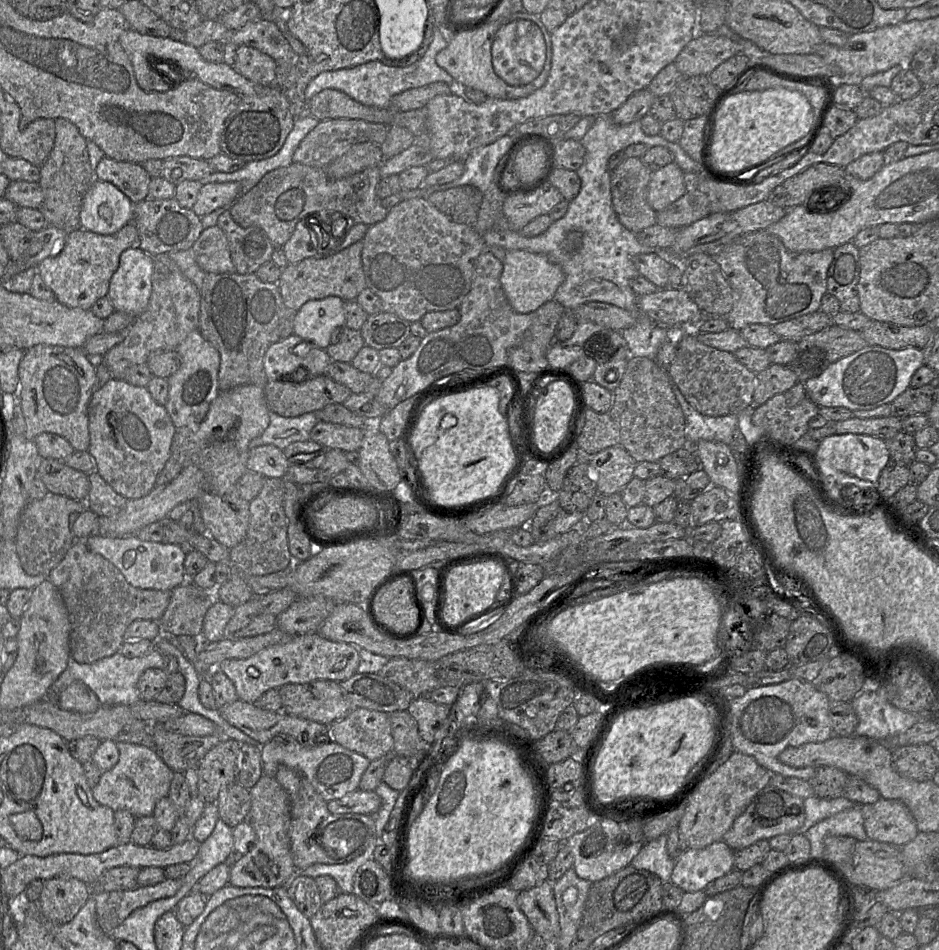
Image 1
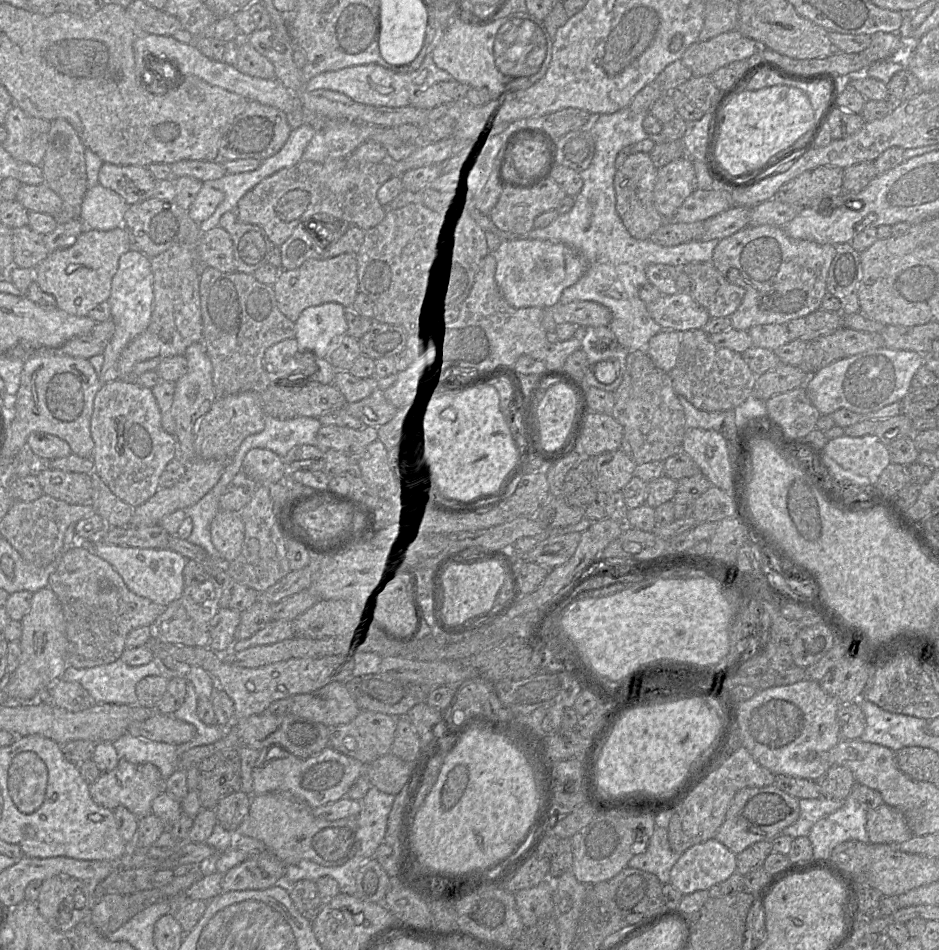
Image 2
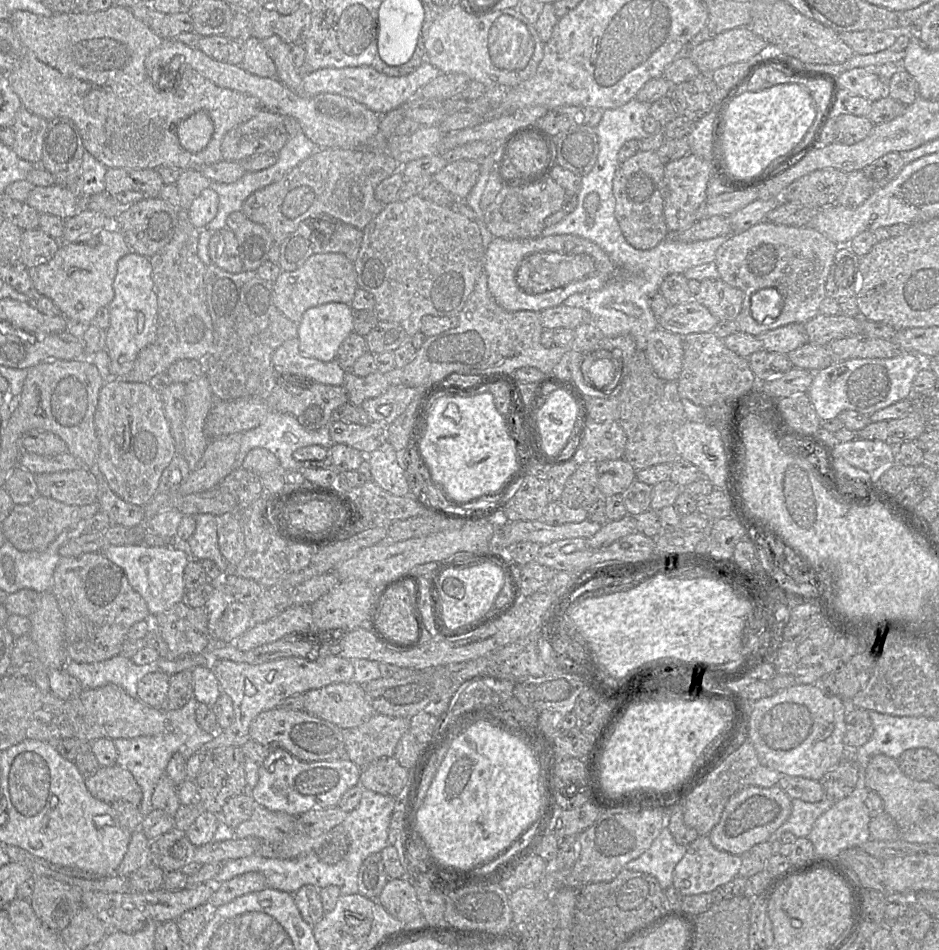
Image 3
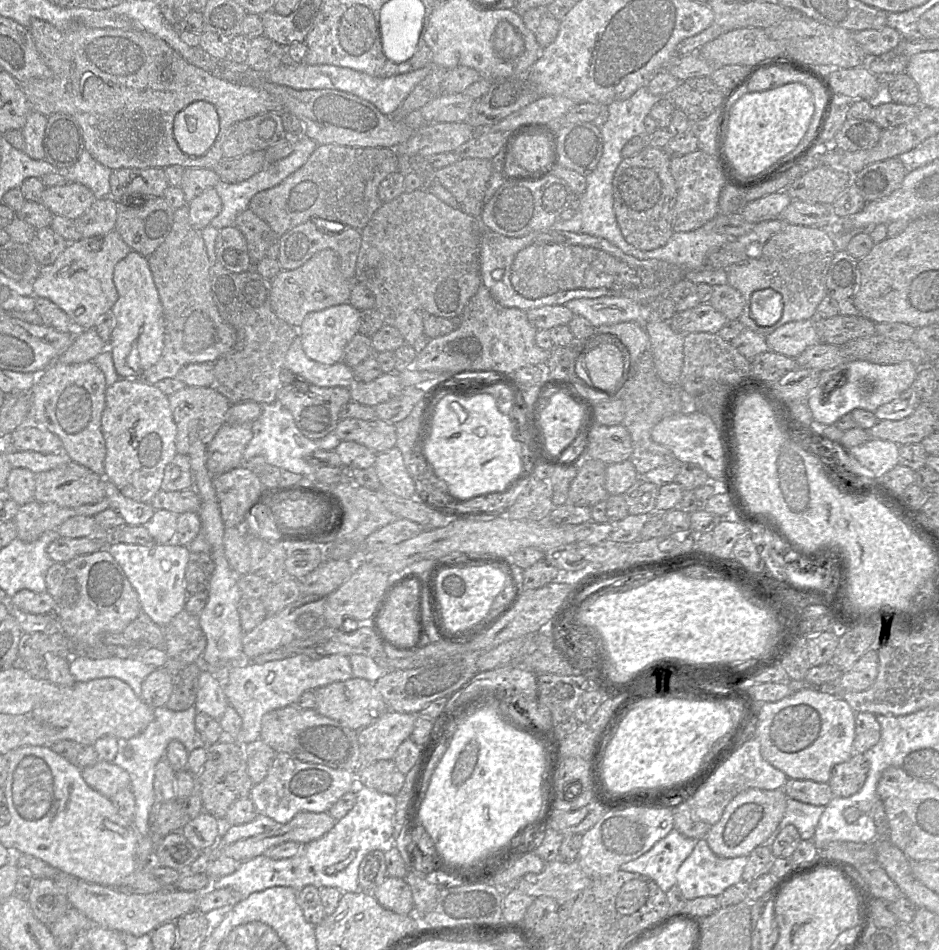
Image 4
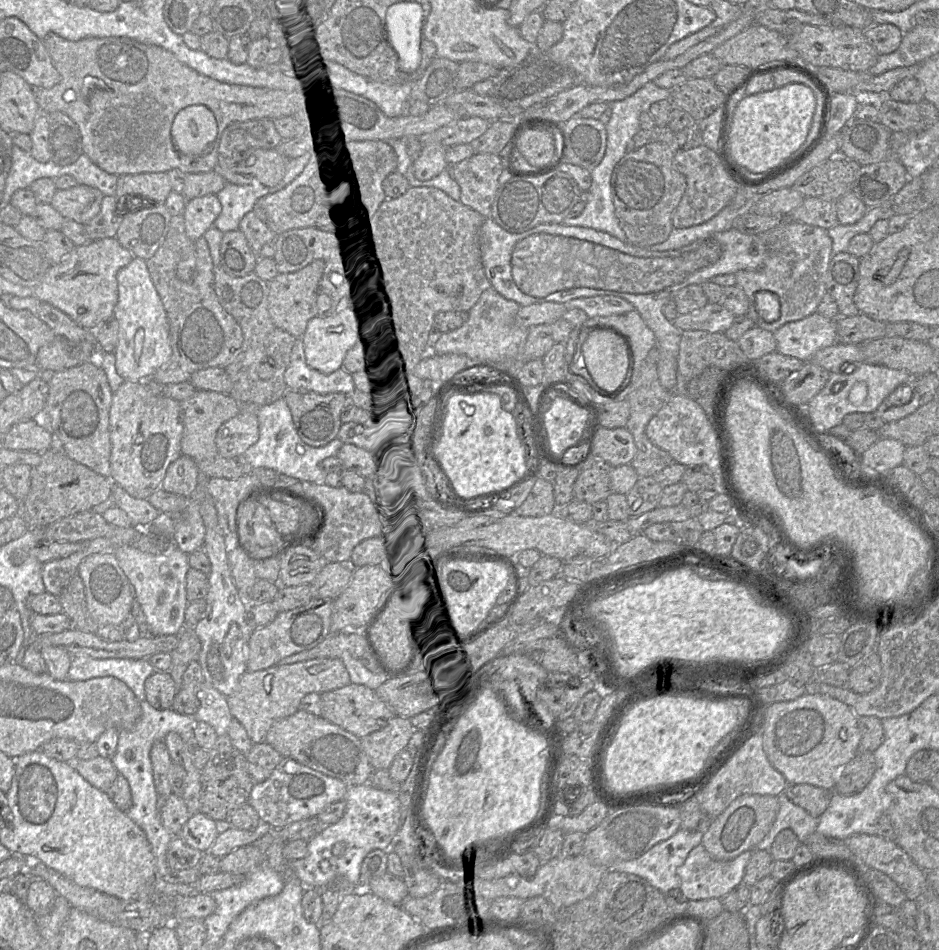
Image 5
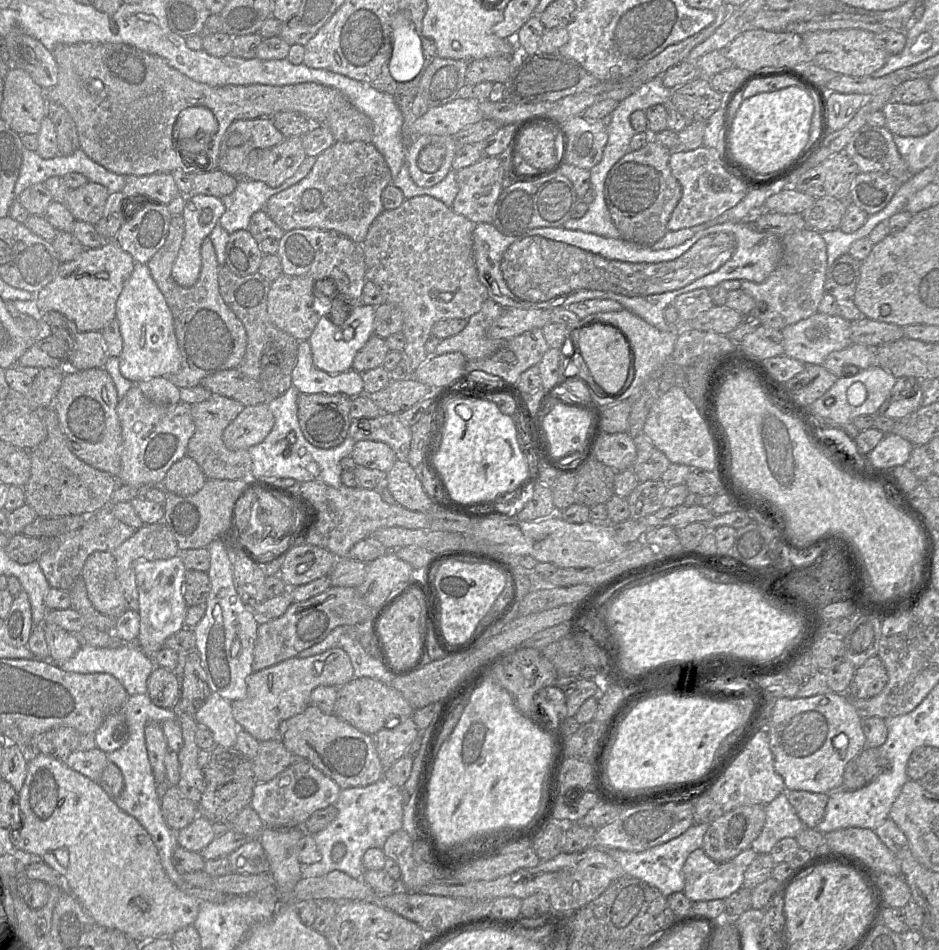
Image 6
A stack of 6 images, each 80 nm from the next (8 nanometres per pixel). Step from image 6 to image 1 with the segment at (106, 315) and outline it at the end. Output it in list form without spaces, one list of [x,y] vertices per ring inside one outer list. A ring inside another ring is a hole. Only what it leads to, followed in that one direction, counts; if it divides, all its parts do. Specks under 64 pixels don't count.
[[[133,222],[111,235],[97,234],[80,227],[67,233],[61,251],[42,260],[37,266],[37,272],[58,302],[67,307],[90,310],[97,300],[107,296],[121,254],[138,246],[137,243],[138,231]]]

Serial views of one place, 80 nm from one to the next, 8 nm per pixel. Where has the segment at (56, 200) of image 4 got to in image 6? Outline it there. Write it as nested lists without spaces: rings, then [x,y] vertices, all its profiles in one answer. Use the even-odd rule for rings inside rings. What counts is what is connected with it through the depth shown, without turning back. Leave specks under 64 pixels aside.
[[[89,181],[79,188],[69,190],[65,205],[76,221],[95,225],[103,216],[109,194],[103,185]]]

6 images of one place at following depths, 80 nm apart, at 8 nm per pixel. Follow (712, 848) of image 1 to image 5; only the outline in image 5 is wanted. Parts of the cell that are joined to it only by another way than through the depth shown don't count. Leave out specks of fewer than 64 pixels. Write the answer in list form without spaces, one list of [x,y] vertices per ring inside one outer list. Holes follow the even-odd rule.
[[[699,844],[690,851],[685,862],[677,869],[677,875],[681,880],[680,889],[689,901],[710,898],[722,899],[742,883],[751,856],[751,851],[745,851],[732,860],[719,861],[714,859],[702,844]]]

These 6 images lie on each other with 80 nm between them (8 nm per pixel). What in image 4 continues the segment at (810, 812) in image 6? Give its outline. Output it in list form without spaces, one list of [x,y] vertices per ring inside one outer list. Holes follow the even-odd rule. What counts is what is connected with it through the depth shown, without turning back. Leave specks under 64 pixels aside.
[[[788,778],[784,788],[787,797],[815,806],[827,806],[834,795],[828,783]]]

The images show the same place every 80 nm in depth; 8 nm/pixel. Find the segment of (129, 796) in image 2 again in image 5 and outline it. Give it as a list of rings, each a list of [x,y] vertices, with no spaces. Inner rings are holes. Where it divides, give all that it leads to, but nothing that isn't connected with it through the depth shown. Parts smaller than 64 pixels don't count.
[[[99,755],[90,760],[75,759],[71,763],[86,781],[103,792],[111,787],[119,774],[110,758]]]

